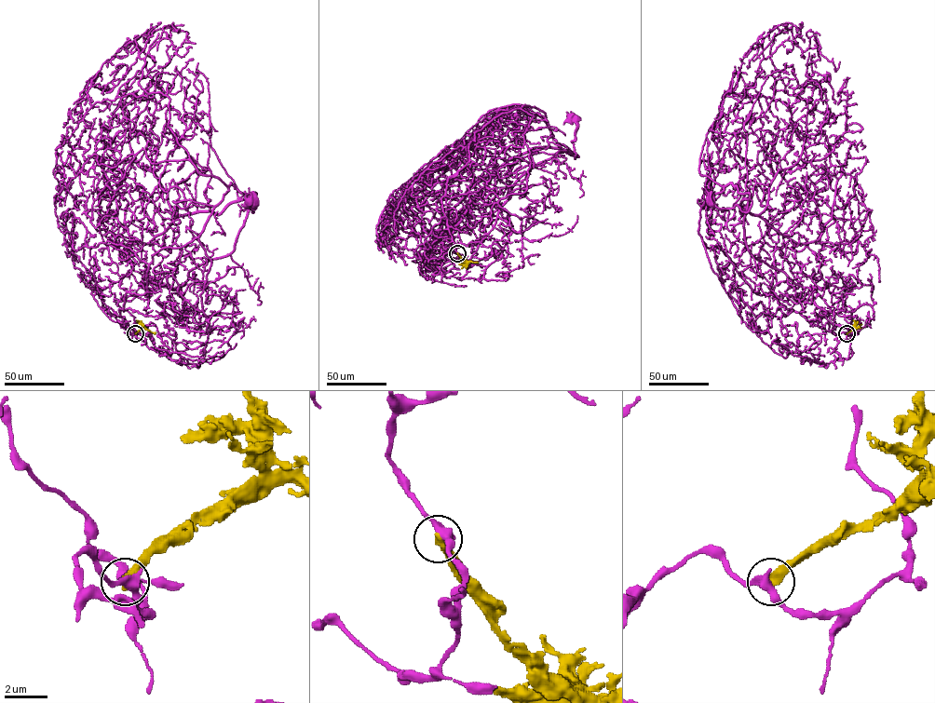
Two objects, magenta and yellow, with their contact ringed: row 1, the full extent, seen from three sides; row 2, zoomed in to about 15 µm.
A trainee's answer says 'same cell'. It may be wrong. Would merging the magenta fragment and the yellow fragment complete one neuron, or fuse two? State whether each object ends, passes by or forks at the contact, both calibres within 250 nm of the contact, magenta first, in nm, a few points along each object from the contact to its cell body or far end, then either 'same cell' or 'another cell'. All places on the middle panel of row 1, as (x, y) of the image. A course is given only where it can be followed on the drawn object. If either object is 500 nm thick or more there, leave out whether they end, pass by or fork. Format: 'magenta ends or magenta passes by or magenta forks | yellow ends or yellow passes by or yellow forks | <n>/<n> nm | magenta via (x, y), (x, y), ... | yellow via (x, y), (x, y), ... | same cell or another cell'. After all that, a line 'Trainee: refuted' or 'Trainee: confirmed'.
magenta passes by | yellow ends | 400/440 nm | magenta via (457, 253), (441, 198), (447, 180), (469, 161), (474, 134), (502, 114), (535, 107), (575, 158), (574, 116) | yellow via (457, 253), (465, 262), (478, 262) | another cell
Trainee: refuted

